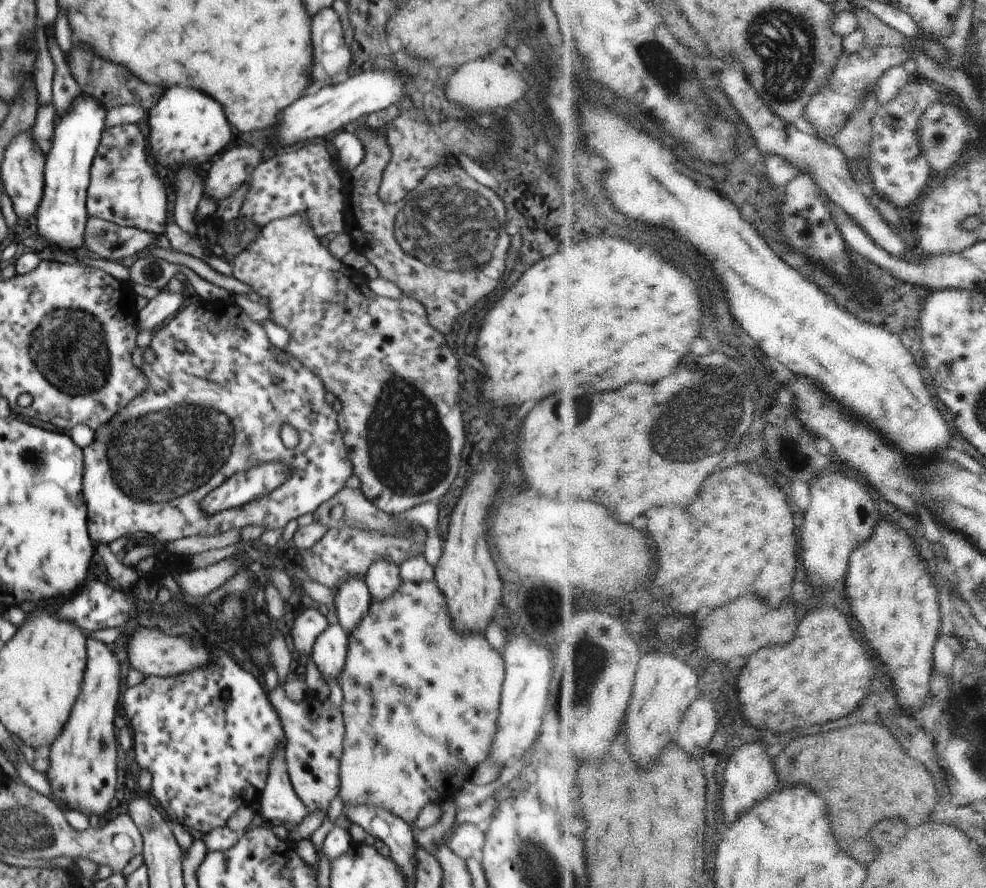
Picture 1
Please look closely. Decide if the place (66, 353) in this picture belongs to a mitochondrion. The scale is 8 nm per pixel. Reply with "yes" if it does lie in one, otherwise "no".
yes

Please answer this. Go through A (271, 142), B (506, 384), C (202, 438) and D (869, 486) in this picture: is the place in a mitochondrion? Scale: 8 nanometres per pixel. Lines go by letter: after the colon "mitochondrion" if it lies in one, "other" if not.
A: other
B: other
C: mitochondrion
D: other

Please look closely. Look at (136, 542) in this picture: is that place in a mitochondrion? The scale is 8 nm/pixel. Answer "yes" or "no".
no

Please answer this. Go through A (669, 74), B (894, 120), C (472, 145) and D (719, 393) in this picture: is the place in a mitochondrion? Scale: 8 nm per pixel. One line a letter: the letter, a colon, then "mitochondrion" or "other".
A: mitochondrion
B: other
C: mitochondrion
D: mitochondrion

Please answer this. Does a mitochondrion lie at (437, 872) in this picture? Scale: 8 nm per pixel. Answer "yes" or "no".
no

